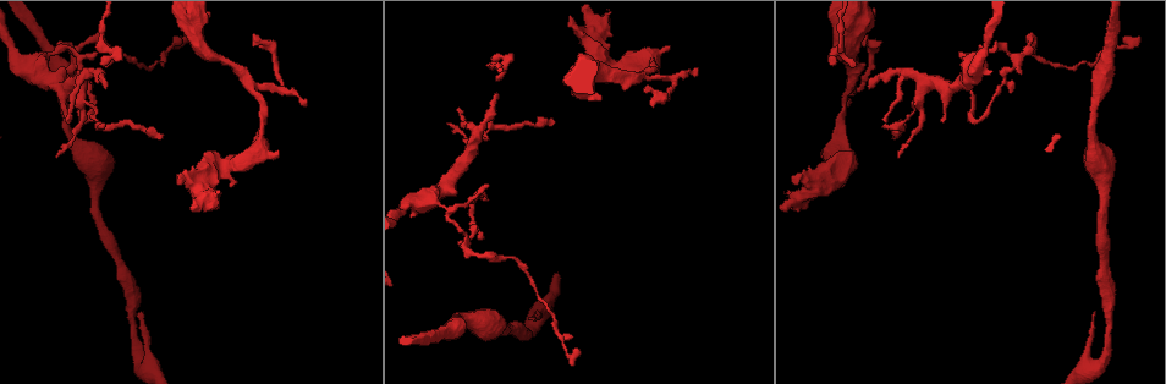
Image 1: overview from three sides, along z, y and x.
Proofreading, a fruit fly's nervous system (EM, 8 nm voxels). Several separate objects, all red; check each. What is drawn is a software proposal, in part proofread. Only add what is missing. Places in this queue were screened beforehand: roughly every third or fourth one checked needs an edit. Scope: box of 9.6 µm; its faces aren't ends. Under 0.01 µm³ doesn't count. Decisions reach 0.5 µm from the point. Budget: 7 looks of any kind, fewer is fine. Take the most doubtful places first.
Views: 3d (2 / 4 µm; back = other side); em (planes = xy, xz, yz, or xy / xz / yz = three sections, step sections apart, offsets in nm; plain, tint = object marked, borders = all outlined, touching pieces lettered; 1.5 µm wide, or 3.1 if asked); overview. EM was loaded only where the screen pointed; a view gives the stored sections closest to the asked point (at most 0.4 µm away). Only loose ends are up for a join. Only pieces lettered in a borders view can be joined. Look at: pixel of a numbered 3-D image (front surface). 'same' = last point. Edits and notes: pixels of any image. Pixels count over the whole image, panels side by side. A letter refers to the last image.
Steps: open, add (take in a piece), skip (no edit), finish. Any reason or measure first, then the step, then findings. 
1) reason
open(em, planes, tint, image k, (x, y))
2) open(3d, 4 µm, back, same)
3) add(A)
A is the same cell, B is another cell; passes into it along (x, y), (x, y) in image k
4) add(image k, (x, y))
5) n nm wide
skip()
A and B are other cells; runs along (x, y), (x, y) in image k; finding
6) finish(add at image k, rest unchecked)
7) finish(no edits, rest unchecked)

free end
open(3d, 2 µm, image 1, (229, 184))

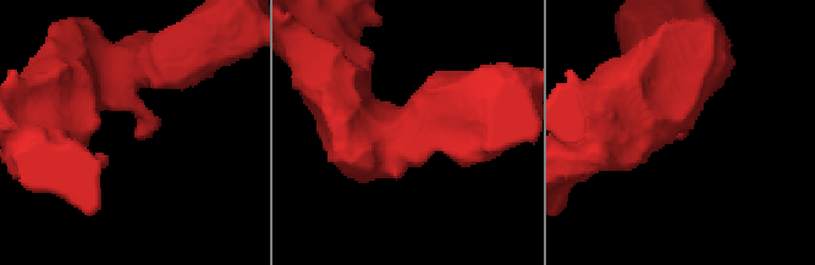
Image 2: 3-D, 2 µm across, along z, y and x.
shape alone is not enough
open(em, xz, step 4, borders, image 2, (678, 137))

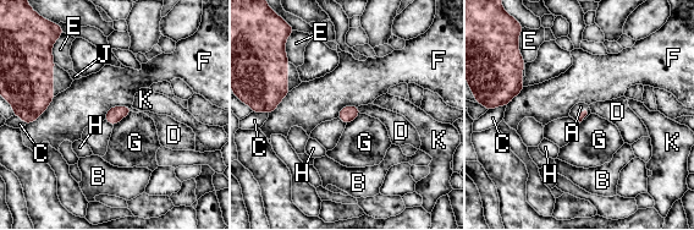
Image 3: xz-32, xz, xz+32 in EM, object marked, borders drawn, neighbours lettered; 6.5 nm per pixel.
open(em, yz, step 4, borders, same)

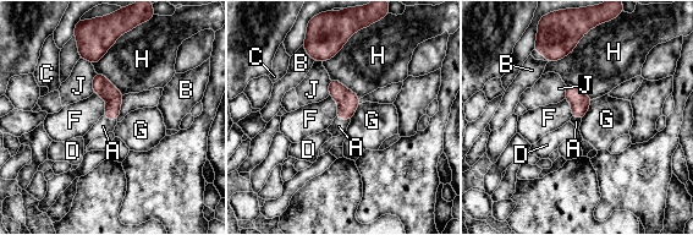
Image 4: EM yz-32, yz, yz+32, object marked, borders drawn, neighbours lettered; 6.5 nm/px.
add(image 4, (103, 126))
A is the same cell, B, C, D, F, G, H and J are other cells; passes into it along (102, 86), (110, 119), (103, 126) in image 4; the neuron continues

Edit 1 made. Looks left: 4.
thin end
open(em, planes, tint, image 1, (529, 319))

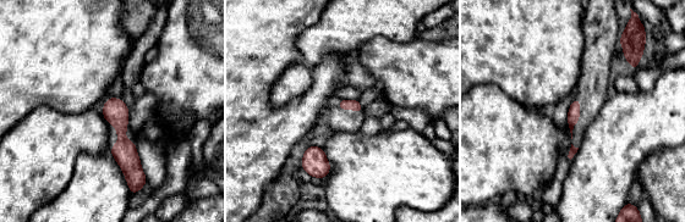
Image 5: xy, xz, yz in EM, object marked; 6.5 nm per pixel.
open(em, planes, borders, same)

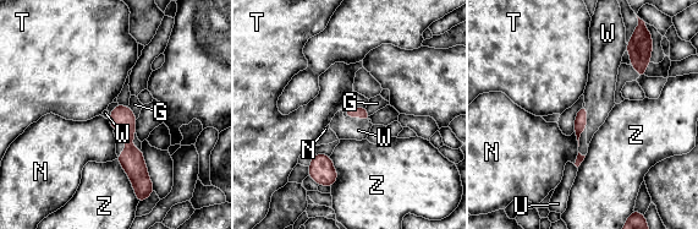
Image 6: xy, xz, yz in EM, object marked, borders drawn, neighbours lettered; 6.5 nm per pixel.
add(image 6, (358, 129))
W is the same cell, G, N, T, U and Z are other cells; it goes on there

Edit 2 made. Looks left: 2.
finish(add at image 4, add at image 6, rest unchecked)

